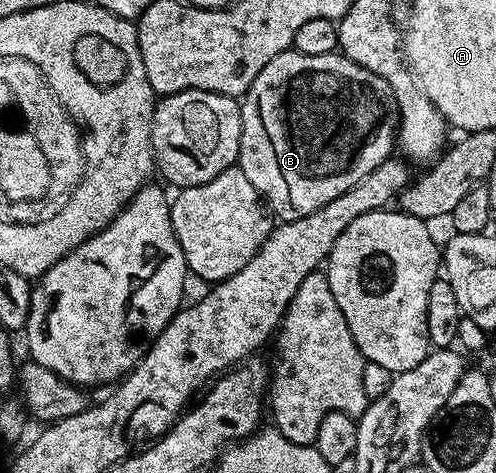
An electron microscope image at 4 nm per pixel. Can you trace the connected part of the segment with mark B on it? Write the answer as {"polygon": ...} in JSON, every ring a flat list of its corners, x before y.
{"polygon":[[292,48,285,51,284,54,279,54,273,60,269,60,269,64,265,64,265,68,261,68,257,80,253,80,247,93,242,95,241,113,243,116,241,124,243,143,239,145,238,169,242,170,249,180,249,184,253,184,253,188,263,199,268,211,276,219,285,222,292,222,301,216,309,216,309,212,317,212,317,208,321,208,321,204,329,204,329,200,337,200,337,196,341,196,341,192,349,192,349,188,353,188,353,184,357,184,357,180,369,176,369,172,373,172,373,168,377,168,377,164,392,157,397,146,399,105,393,92,387,82,381,80,381,76,369,72,369,68,361,68,361,64,353,64,353,60,346,58,342,52,325,56,305,56]]}

